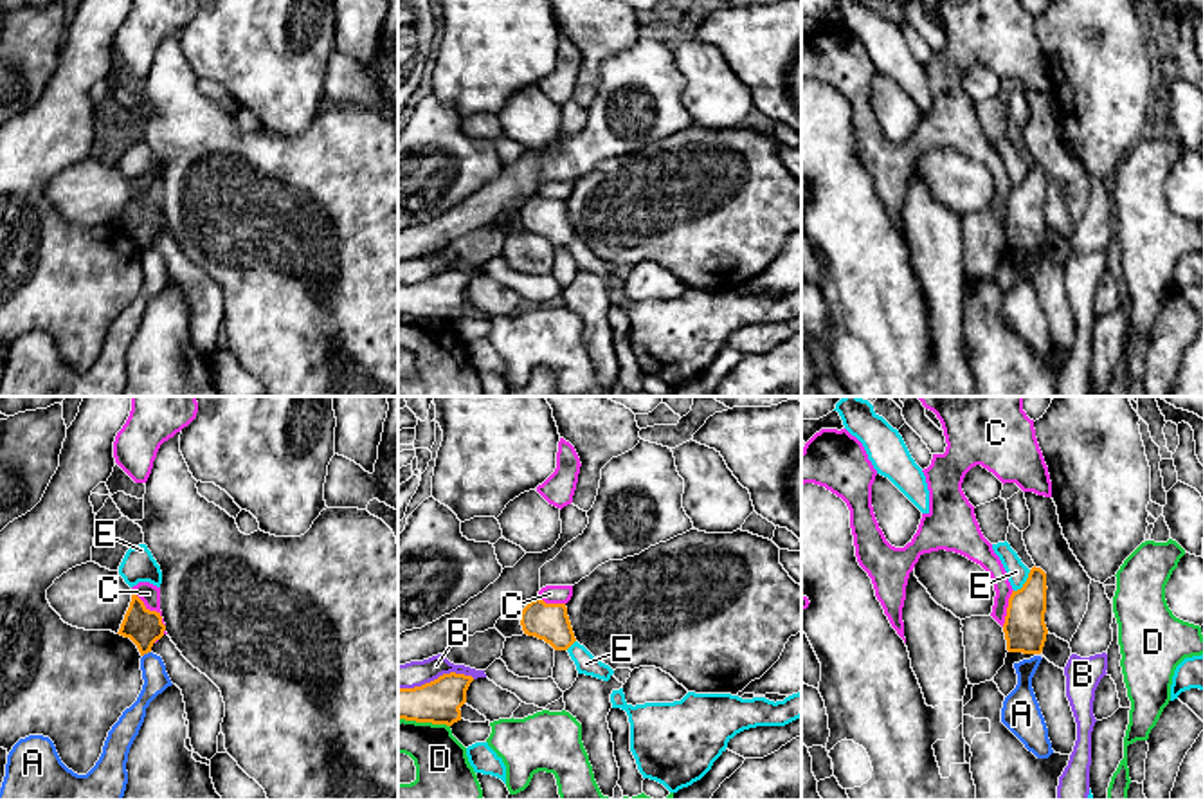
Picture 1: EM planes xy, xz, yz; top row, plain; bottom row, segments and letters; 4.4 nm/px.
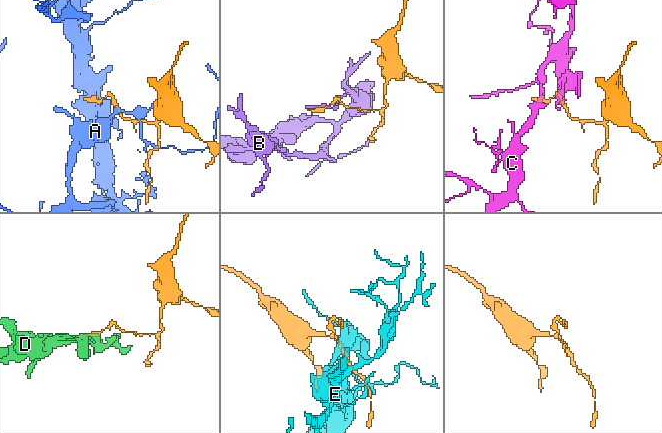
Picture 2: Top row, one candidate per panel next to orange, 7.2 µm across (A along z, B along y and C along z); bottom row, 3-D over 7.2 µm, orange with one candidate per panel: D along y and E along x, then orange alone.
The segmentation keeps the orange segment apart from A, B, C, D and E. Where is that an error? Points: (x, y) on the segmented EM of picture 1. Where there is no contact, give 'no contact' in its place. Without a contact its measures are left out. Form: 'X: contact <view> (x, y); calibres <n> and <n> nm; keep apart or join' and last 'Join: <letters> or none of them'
A: contact xy (146, 653); calibres 160 and 110 nm; keep apart
B: contact xz (438, 678); calibres 190 and 110 nm; keep apart
C: contact xy (152, 611); calibres 160 and 90 nm; keep apart
D: contact xz (424, 721); calibres 190 and 260 nm; keep apart
E: contact yz (1025, 582); calibres 190 and 100 nm; keep apart
Join: none of them

